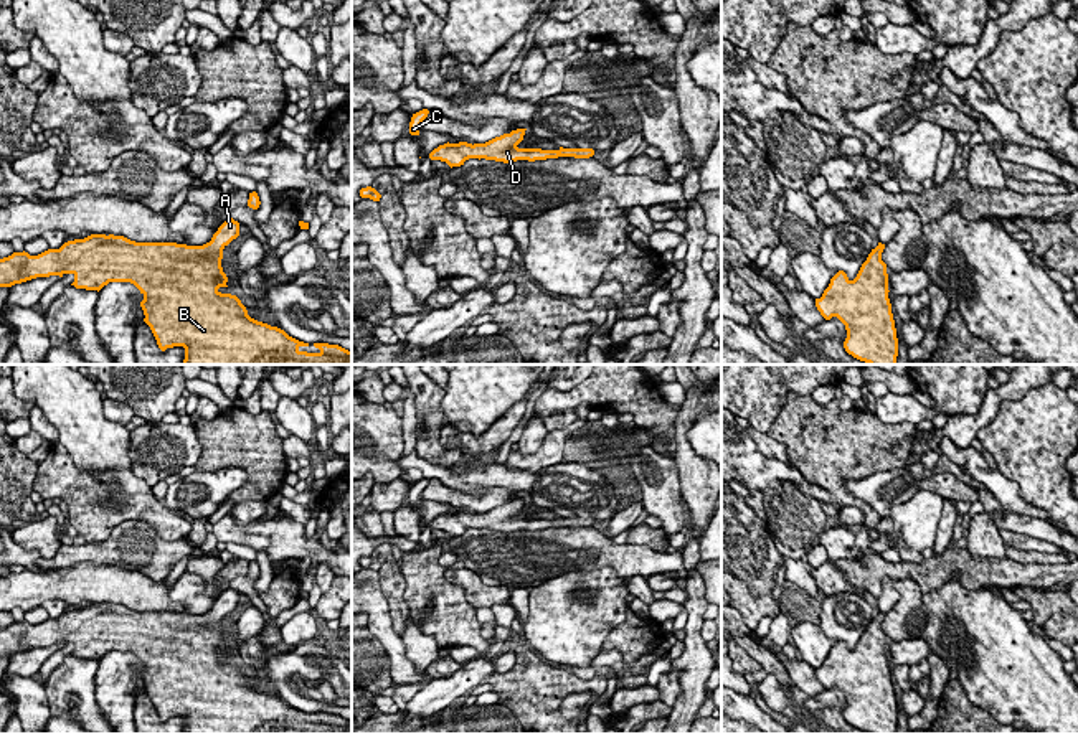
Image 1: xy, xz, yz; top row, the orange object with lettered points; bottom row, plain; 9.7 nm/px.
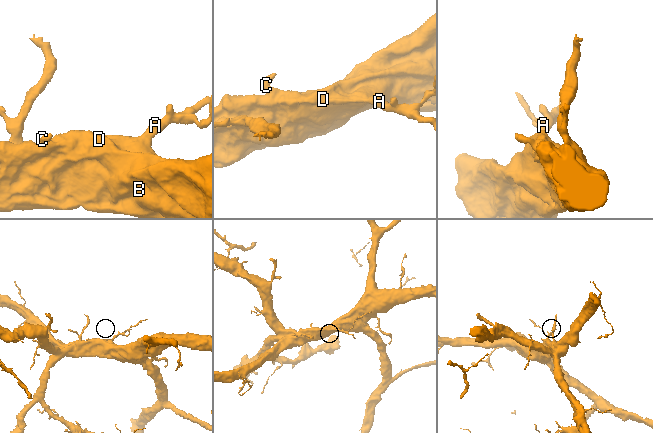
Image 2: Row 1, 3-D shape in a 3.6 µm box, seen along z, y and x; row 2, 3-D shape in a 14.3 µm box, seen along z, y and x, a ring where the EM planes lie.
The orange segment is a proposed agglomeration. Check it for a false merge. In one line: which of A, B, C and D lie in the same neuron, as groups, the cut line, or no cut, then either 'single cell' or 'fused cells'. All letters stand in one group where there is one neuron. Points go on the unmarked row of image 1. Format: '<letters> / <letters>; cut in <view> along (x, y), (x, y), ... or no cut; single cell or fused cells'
A B C D; no cut; single cell

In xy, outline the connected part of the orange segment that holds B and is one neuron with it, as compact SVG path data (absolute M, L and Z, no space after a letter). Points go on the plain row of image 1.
M226 589L211 610L203 615L177 612L135 612L124 605L91 604L48 619L38 625L13 622L0 628L0 656L12 656L36 647L73 643L76 658L101 660L109 652L134 653L144 670L144 691L150 696L162 721L185 718L183 734L352 734L352 721L329 713L314 713L319 722L300 721L309 713L289 706L284 699L248 685L236 665L221 663L228 656L223 642L223 619L239 605L239 592Z

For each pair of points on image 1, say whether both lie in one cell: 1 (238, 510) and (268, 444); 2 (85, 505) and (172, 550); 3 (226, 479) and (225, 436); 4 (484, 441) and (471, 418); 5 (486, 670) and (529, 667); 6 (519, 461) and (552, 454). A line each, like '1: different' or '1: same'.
1: different
2: different
3: different
4: different
5: different
6: same

